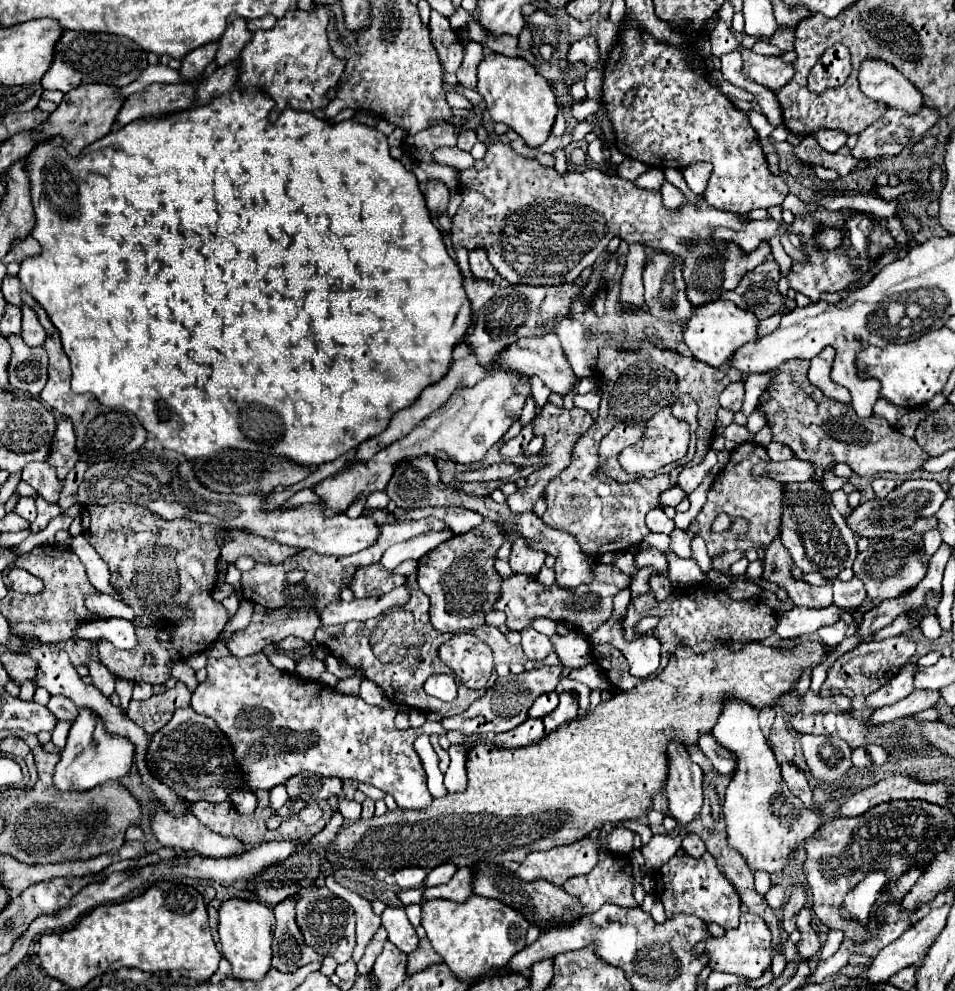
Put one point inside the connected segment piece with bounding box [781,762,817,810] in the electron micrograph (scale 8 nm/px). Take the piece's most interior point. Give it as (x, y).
(795, 779)

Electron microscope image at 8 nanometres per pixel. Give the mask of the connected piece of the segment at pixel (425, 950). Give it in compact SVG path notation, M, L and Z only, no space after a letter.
M419 926L417 928L417 936L419 936L419 948L415 952L409 954L407 960L407 972L409 974L417 974L423 968L429 968L429 964L441 964L441 956L437 956L437 952L433 952L433 946L429 942L429 938L425 936L425 930Z

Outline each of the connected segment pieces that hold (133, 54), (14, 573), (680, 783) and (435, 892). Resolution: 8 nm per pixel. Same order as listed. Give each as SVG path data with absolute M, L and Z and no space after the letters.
M65 30L55 44L55 54L49 70L41 78L41 86L47 90L69 92L77 84L113 84L127 86L147 68L147 54L141 46L115 34L93 34L93 32L73 32Z
M11 568L9 580L11 580L11 588L17 590L17 592L33 592L33 594L37 594L41 590L41 586L43 586L43 582L37 576L29 574L23 568Z
M669 744L669 778L665 786L665 794L669 800L669 814L679 822L679 824L691 824L703 806L703 770L691 762L687 750L681 744Z
M459 868L453 880L445 886L435 886L435 888L425 888L425 900L433 898L445 898L453 902L465 902L467 898L473 896L473 868Z

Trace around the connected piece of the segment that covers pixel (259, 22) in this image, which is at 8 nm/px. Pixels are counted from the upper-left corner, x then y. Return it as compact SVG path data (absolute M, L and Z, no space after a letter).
M267 14L263 18L255 18L255 20L247 22L247 26L249 26L251 32L255 32L255 30L271 30L275 24L277 24L277 18L273 14Z

